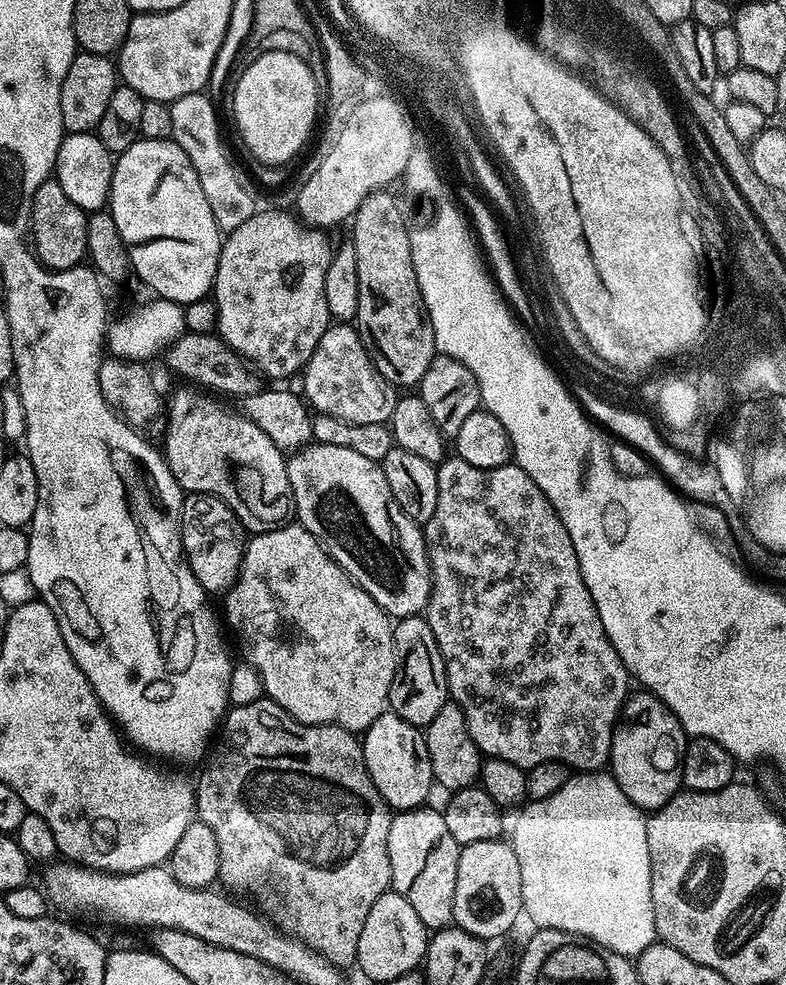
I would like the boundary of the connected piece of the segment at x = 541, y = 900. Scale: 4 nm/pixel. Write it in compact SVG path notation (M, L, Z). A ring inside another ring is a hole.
M604 770L569 775L567 782L562 786L562 790L550 794L550 798L525 803L516 814L516 821L513 824L511 821L510 824L510 832L512 828L510 843L514 854L518 854L518 866L522 866L524 912L536 923L535 927L537 929L553 928L563 932L577 932L580 936L585 936L595 944L606 946L610 950L629 958L640 957L643 952L648 950L649 946L657 943L654 902L652 901L652 875L650 874L650 842L646 842L648 821L645 813L637 808L634 802L630 802L630 798L626 798L626 794L622 794L622 786L618 786L618 782L613 776Z

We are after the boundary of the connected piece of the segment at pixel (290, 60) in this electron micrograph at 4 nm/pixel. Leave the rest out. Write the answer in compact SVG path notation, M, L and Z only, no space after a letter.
M260 52L257 60L234 80L233 102L230 113L236 119L236 128L244 144L263 164L286 164L304 148L312 127L316 124L316 76L311 72L309 61L300 60L285 52Z

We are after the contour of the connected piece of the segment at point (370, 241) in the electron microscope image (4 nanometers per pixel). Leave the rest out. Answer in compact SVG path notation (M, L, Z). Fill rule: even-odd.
M388 190L372 192L364 199L362 206L358 206L350 224L353 226L350 242L358 254L358 310L354 327L382 378L386 378L397 389L412 390L419 385L426 370L430 370L432 360L438 353L434 326L428 321L428 313L424 311L418 274L414 270L410 224L404 221L404 212L390 193Z

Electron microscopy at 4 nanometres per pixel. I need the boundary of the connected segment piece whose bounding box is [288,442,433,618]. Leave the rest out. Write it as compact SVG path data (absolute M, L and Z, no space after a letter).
M312 443L301 454L296 454L288 460L288 477L292 483L292 498L294 501L295 519L310 534L314 534L317 540L324 545L325 550L329 552L335 560L348 573L351 574L355 584L360 584L378 606L388 613L389 617L399 618L401 616L418 616L421 615L428 607L428 600L432 597L432 574L430 571L430 561L426 555L426 548L422 540L422 528L417 521L412 520L405 512L401 512L396 501L392 498L390 482L386 482L386 474L383 467L377 461L366 458L363 454L357 454L355 450L346 450L346 446L326 446L325 444Z

